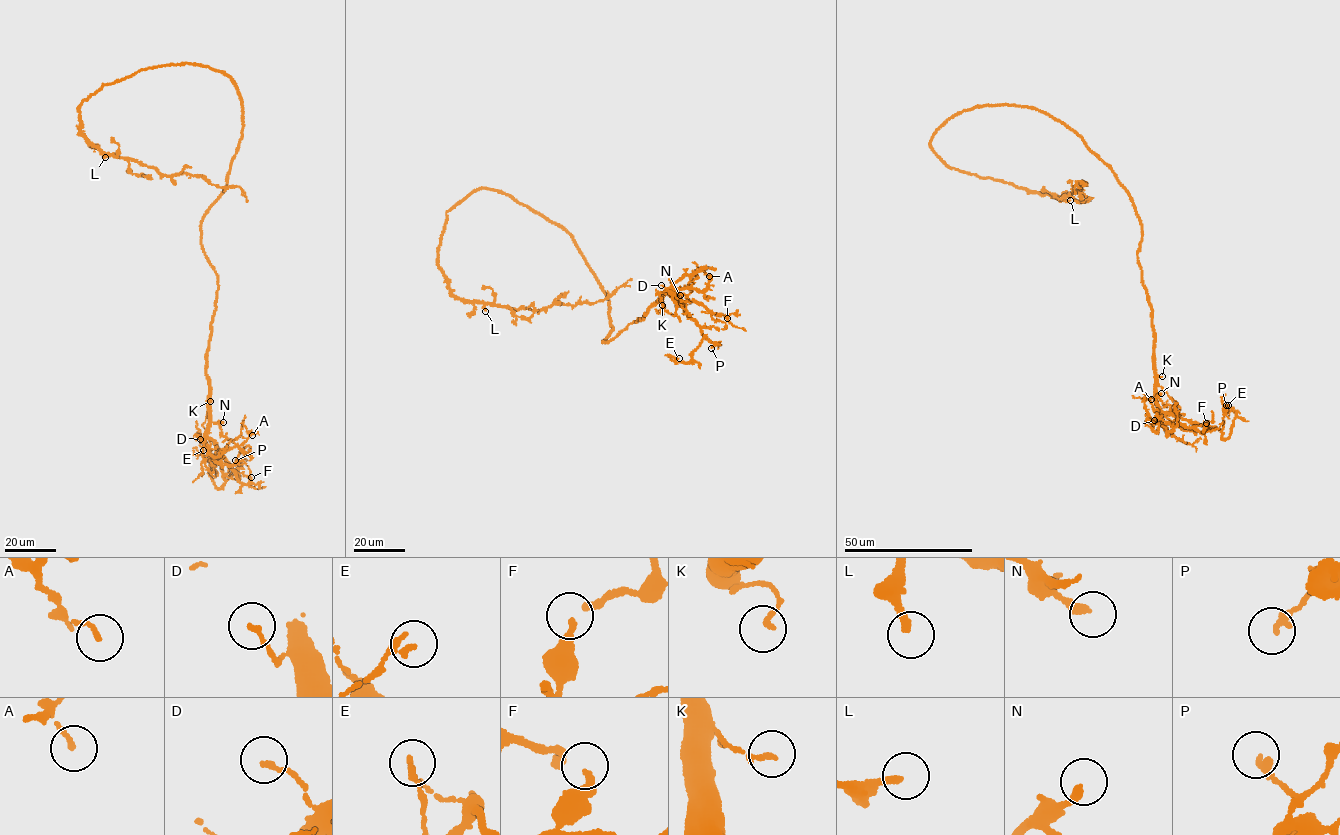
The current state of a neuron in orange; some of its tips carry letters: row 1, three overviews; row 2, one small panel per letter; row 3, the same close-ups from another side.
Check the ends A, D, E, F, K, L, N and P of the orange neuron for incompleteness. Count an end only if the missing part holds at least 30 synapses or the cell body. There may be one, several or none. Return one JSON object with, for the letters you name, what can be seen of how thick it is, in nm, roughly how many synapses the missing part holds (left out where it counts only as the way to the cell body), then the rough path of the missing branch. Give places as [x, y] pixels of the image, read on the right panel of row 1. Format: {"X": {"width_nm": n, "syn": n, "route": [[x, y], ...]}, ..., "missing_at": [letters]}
{"L": {"width_nm": 220, "syn": 35, "route": [[1070, 200], [1086, 202], [1089, 198]]}, "missing_at": ["L"]}

